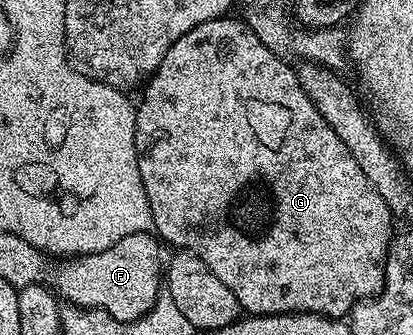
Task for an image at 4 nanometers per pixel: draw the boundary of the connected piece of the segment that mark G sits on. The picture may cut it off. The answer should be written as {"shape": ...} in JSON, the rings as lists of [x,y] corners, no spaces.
{"shape":[[[234,16],[213,18],[204,24],[196,24],[192,32],[180,36],[172,48],[160,60],[156,72],[145,83],[146,95],[137,103],[136,152],[140,164],[140,180],[148,196],[148,217],[154,221],[153,229],[163,243],[171,242],[178,250],[189,250],[200,256],[204,264],[227,288],[232,288],[239,307],[247,315],[264,314],[320,314],[323,318],[345,319],[358,302],[376,298],[386,283],[386,257],[390,251],[392,233],[390,225],[396,222],[388,204],[384,204],[380,192],[368,184],[356,156],[344,148],[344,140],[332,132],[332,128],[320,116],[320,112],[308,100],[304,88],[300,88],[295,67],[289,61],[272,53],[263,42],[251,34],[246,23]]]}

